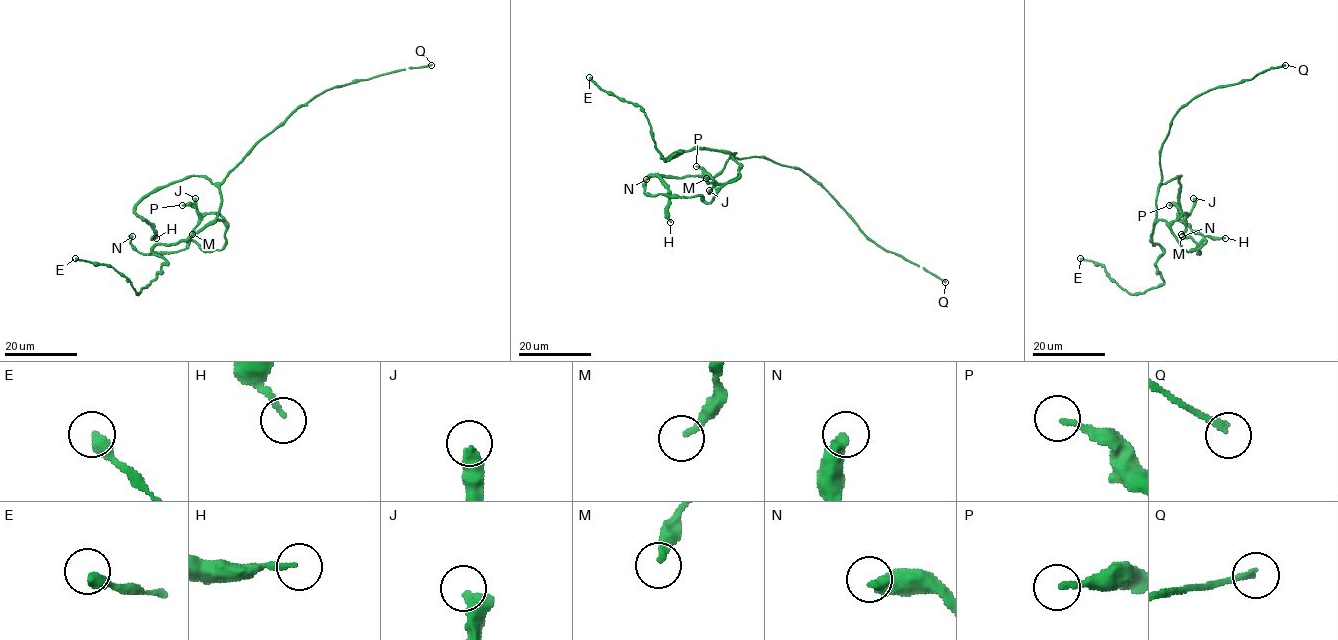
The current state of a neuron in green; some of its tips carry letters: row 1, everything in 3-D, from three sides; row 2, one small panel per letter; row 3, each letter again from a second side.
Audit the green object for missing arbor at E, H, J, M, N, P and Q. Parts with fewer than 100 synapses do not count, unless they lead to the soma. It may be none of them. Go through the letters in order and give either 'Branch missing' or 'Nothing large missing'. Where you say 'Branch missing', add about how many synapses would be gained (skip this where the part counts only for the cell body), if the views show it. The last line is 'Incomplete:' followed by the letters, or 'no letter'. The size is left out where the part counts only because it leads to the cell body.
E: Nothing large missing
H: Nothing large missing
J: Nothing large missing
M: Nothing large missing
N: Nothing large missing
P: Nothing large missing
Q: Branch missing. Roughly 110 synapses
Incomplete: Q

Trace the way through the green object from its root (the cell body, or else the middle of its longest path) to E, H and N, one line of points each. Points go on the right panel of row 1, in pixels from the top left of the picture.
E: (1159, 186), (1151, 240), (1163, 250), (1155, 262), (1161, 284), (1130, 294), (1101, 264), (1080, 258)
H: (1159, 186), (1180, 176), (1179, 218), (1193, 230), (1225, 238)
N: (1159, 186), (1156, 220), (1166, 222), (1187, 251), (1206, 241), (1197, 254), (1197, 244), (1182, 236)

